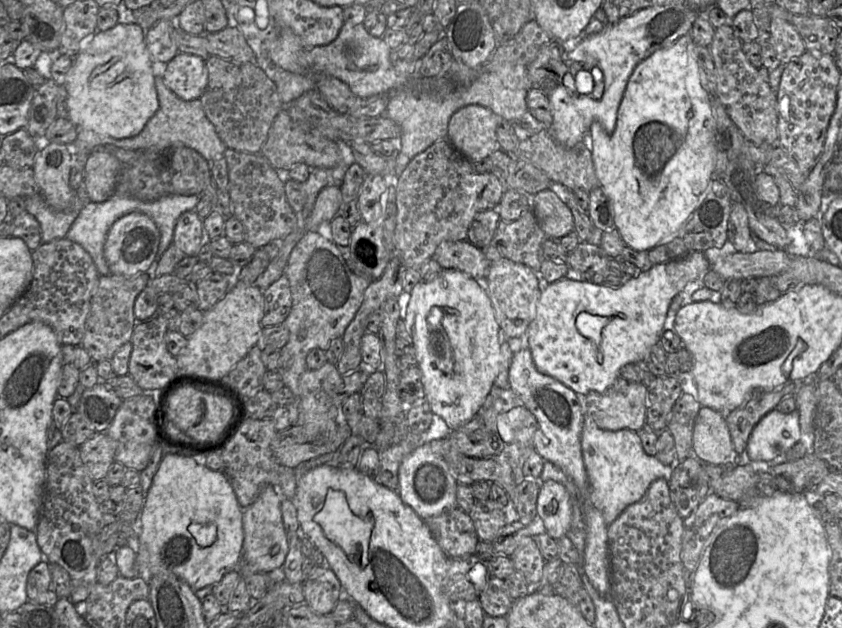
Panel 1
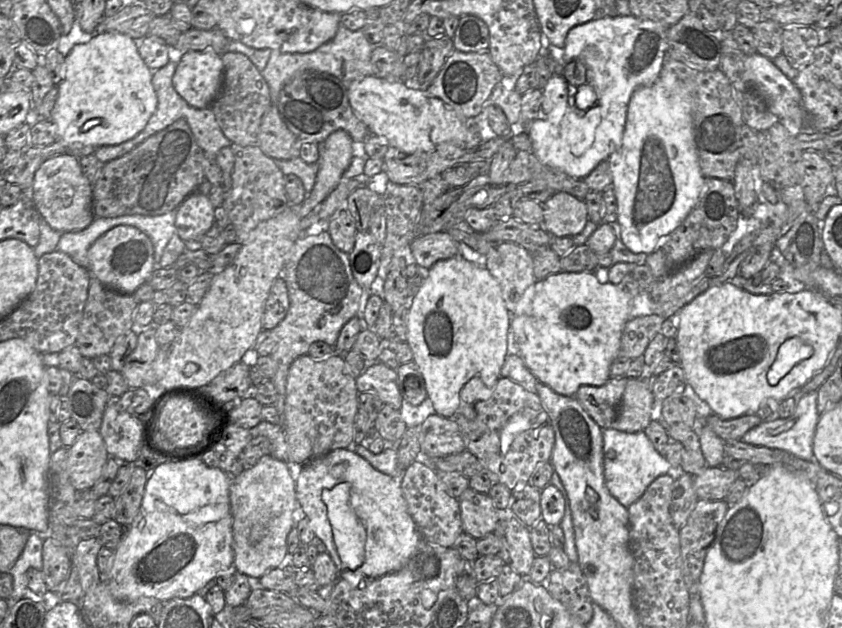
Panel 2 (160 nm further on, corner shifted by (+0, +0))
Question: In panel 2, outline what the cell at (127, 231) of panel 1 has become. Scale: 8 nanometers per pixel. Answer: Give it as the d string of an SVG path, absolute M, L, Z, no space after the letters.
M118 225L98 237L88 250L90 274L103 285L125 294L133 294L137 288L148 282L155 268L154 249L150 238L134 226Z

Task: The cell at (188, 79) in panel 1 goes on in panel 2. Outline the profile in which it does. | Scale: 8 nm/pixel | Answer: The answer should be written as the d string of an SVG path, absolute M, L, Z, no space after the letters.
M189 51L178 55L173 86L190 106L211 106L222 90L223 79L224 64L216 52Z

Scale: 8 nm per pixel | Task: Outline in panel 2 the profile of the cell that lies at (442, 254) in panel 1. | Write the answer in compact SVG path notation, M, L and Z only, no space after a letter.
M447 232L417 236L410 244L411 261L428 270L439 260L460 254L460 245Z

